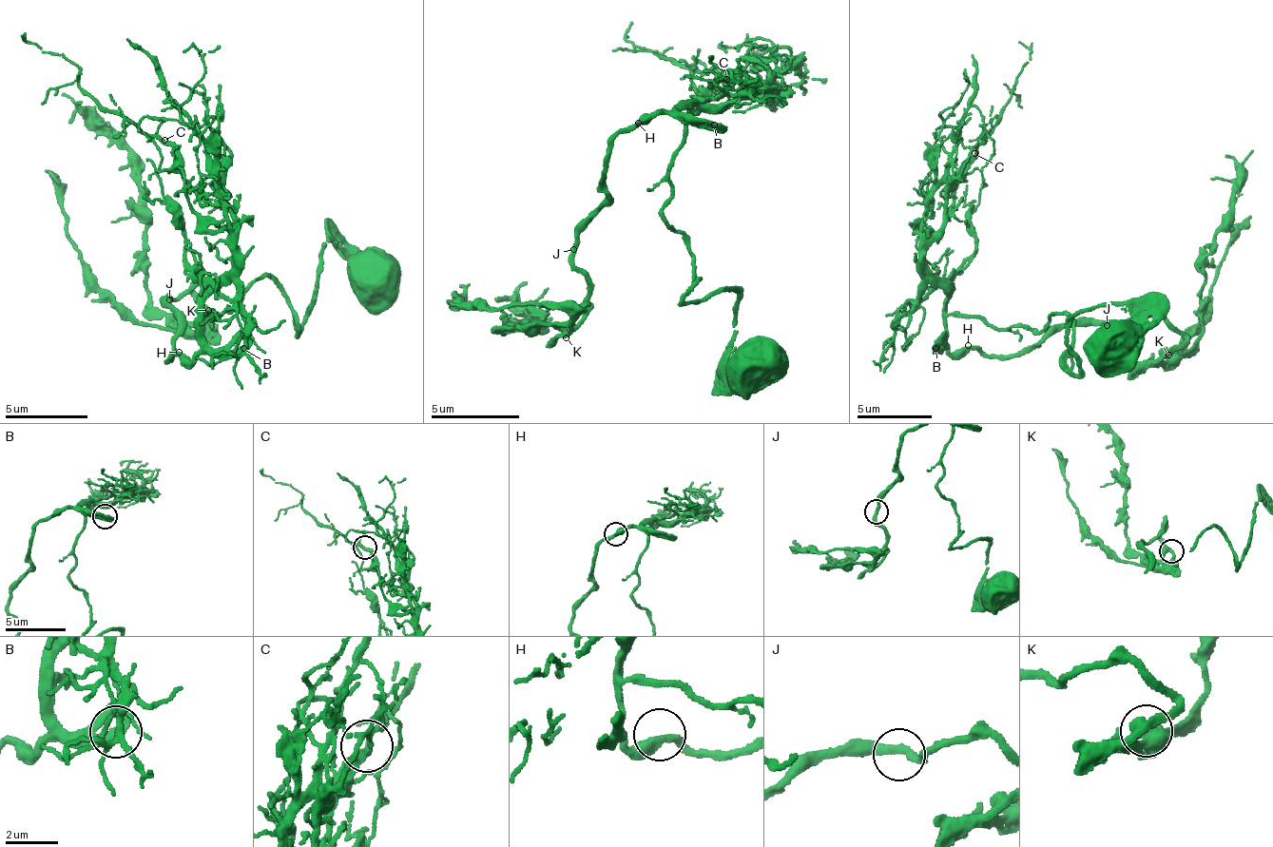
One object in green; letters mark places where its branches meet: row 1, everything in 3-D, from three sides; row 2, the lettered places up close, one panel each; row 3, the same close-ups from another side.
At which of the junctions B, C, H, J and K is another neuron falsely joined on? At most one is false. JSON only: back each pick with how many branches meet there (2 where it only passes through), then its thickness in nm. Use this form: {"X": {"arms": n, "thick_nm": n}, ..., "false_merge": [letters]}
{"false_merge": []}

